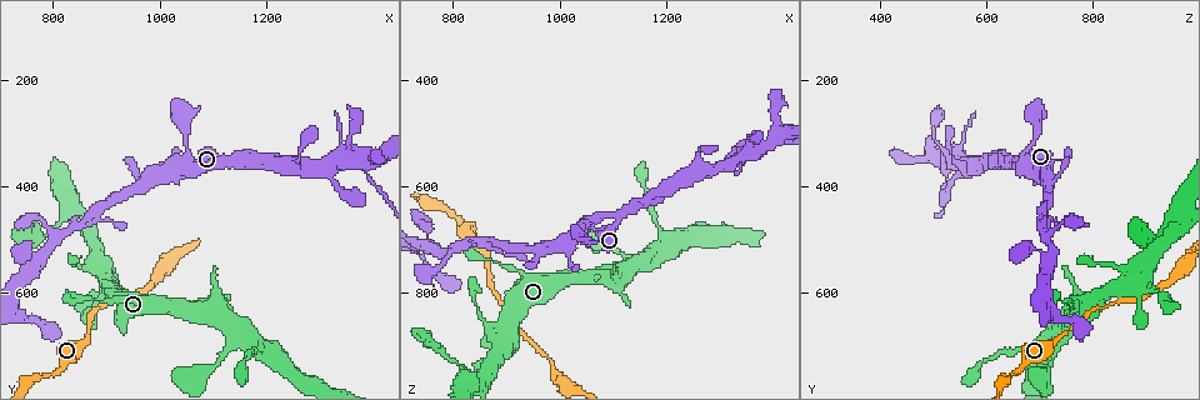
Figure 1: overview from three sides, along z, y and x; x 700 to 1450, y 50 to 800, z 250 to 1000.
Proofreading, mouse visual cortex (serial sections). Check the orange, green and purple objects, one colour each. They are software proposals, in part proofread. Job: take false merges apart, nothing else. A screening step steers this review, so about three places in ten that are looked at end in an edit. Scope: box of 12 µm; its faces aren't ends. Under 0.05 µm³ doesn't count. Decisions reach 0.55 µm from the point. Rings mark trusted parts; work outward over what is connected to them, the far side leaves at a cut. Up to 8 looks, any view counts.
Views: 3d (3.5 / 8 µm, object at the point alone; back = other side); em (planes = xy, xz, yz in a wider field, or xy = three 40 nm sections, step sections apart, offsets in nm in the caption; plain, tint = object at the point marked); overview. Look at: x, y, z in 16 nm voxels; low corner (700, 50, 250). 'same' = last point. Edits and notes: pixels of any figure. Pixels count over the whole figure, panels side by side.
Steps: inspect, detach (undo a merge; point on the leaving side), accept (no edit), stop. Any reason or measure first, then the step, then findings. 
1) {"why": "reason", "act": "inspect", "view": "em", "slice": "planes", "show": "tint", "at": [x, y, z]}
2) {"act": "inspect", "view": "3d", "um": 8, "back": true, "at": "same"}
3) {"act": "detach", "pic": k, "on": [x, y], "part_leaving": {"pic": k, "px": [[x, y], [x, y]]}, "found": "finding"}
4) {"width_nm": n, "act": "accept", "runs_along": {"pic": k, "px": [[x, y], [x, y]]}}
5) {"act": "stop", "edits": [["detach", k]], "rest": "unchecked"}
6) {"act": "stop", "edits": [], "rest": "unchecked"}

{"why": "calibre changes", "act": "inspect", "view": "3d", "um": 3.5, "at": [865, 680, 735]}

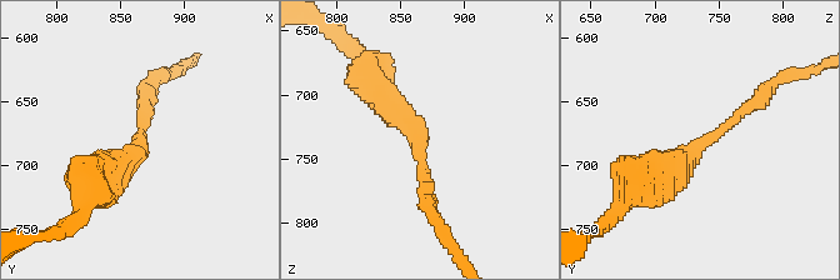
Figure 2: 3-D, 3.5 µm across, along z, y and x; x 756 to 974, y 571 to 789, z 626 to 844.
{"act": "accept", "runs_along": {"pic": 2, "px": [[644, 176], [681, 160], [761, 95]]}, "found": "continuous, no second cell"}

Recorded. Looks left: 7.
{"why": "sudden change in width", "act": "inspect", "view": "3d", "um": 8, "at": [745, 515, 680]}

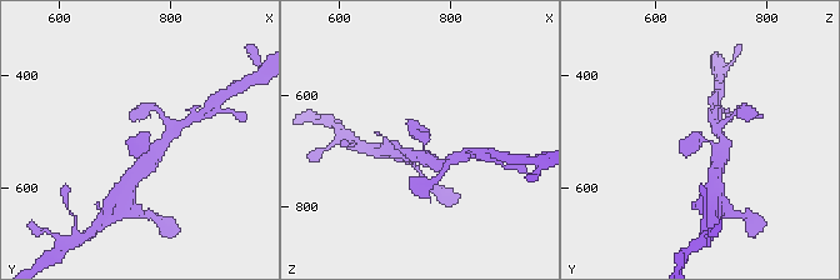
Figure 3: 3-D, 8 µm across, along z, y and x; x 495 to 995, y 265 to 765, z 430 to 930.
{"act": "inspect", "view": "em", "slice": "xy", "step": 5, "show": "tint", "at": [750, 520, 685]}

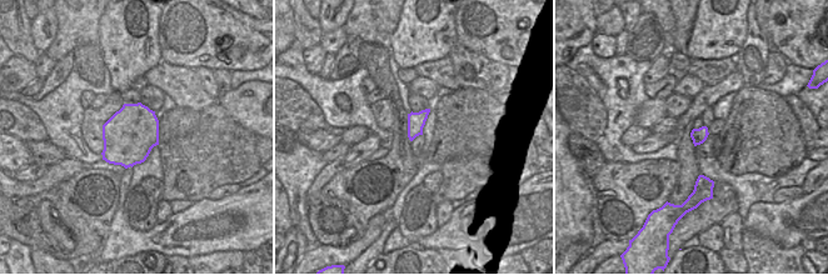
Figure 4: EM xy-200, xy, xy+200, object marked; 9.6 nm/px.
{"act": "accept", "runs_along": {"pic": 3, "px": [[434, 163], [405, 119]]}, "found": "continuous, no second cell"}

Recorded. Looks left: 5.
{"why": "sudden change in width", "act": "inspect", "view": "3d", "um": 8, "at": [1395, 390, 525]}

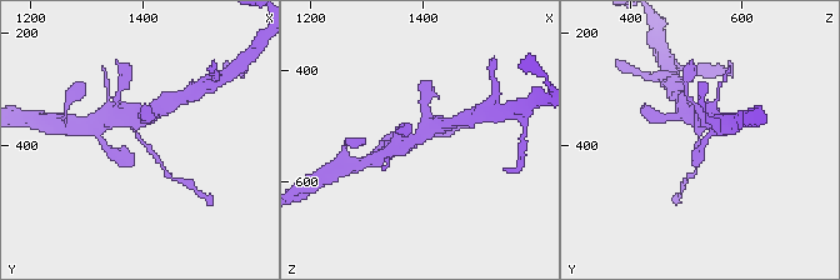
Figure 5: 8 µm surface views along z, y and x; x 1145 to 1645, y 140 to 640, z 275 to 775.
{"arm_widths_nm": [100, 400], "act": "inspect", "view": "em", "slice": "xy", "step": 1, "show": "tint", "at": [1400, 400, 520]}

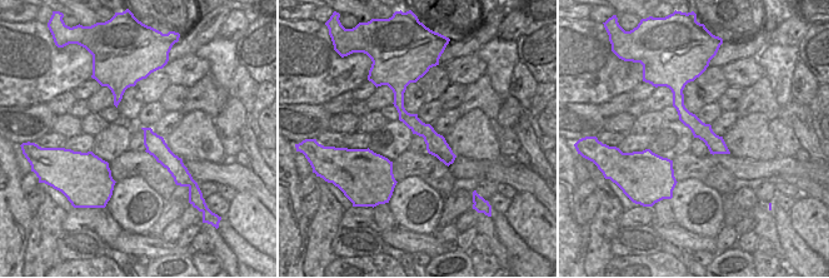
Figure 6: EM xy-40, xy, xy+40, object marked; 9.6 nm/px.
{"act": "detach", "pic": 5, "on": [158, 160], "part_leaving": {"pic": 5, "px": [[143, 141], [169, 174]]}, "found": "a second cell is stuck on"}

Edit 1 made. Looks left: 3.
{"act": "stop", "edits": [["detach", 5]], "rest": "unchecked"}

